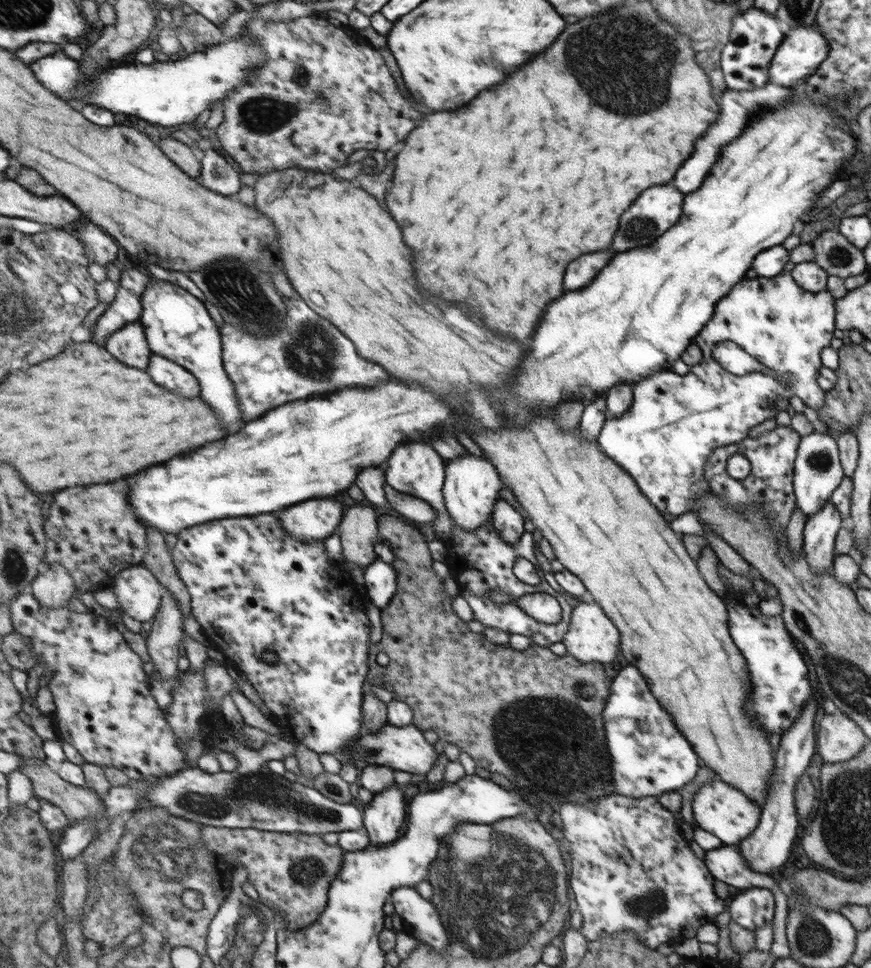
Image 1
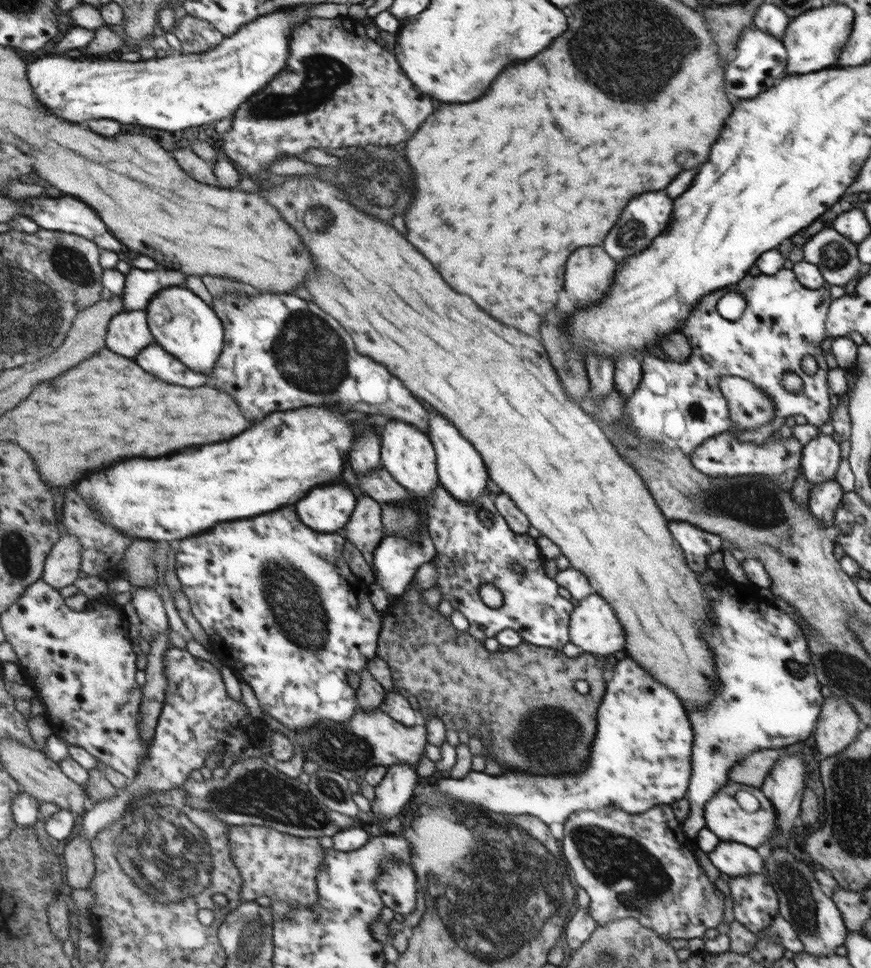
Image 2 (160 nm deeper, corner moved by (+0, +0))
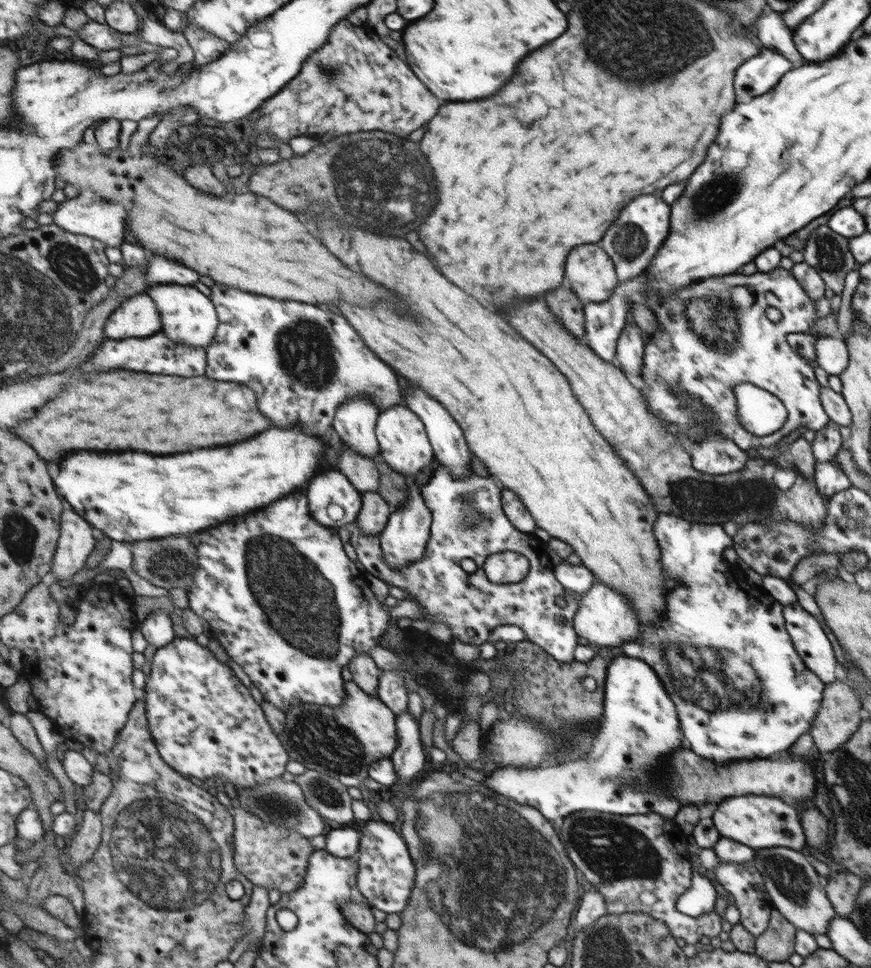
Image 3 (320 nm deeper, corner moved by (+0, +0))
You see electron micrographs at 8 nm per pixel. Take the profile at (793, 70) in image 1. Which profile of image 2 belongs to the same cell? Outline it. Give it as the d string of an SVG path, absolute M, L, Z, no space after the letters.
M830 3L826 7L804 12L789 22L783 36L784 48L787 49L788 75L801 75L822 71L834 65L841 56L841 51L848 43L853 32L855 12L842 3Z

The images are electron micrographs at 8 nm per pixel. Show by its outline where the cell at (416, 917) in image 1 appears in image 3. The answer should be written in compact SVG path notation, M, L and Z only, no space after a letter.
M382 820L366 822L360 836L359 887L369 905L386 913L401 913L410 898L414 886L415 864L412 862L408 847L392 827Z

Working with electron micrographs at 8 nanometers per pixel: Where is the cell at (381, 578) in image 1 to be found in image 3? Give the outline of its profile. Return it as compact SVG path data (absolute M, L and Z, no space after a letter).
M409 476L409 479L412 479L412 484L410 484L407 499L401 504L403 507L391 511L391 519L388 520L387 527L379 534L385 561L392 569L407 567L411 562L419 559L426 550L431 533L432 513L424 502L421 488L414 482L415 478L410 478Z

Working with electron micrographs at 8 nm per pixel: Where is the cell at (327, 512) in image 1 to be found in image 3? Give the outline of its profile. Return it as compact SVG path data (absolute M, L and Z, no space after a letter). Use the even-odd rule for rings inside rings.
M339 468L324 470L324 474L316 476L310 484L313 515L329 527L350 527L359 520L363 500L360 500L360 490L352 484L352 479ZM330 506L341 506L346 515L341 520L332 518Z

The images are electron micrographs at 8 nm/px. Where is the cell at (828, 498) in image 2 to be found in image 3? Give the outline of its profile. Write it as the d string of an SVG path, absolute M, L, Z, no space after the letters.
M835 458L828 462L815 461L814 482L818 492L829 498L852 487L847 474Z

